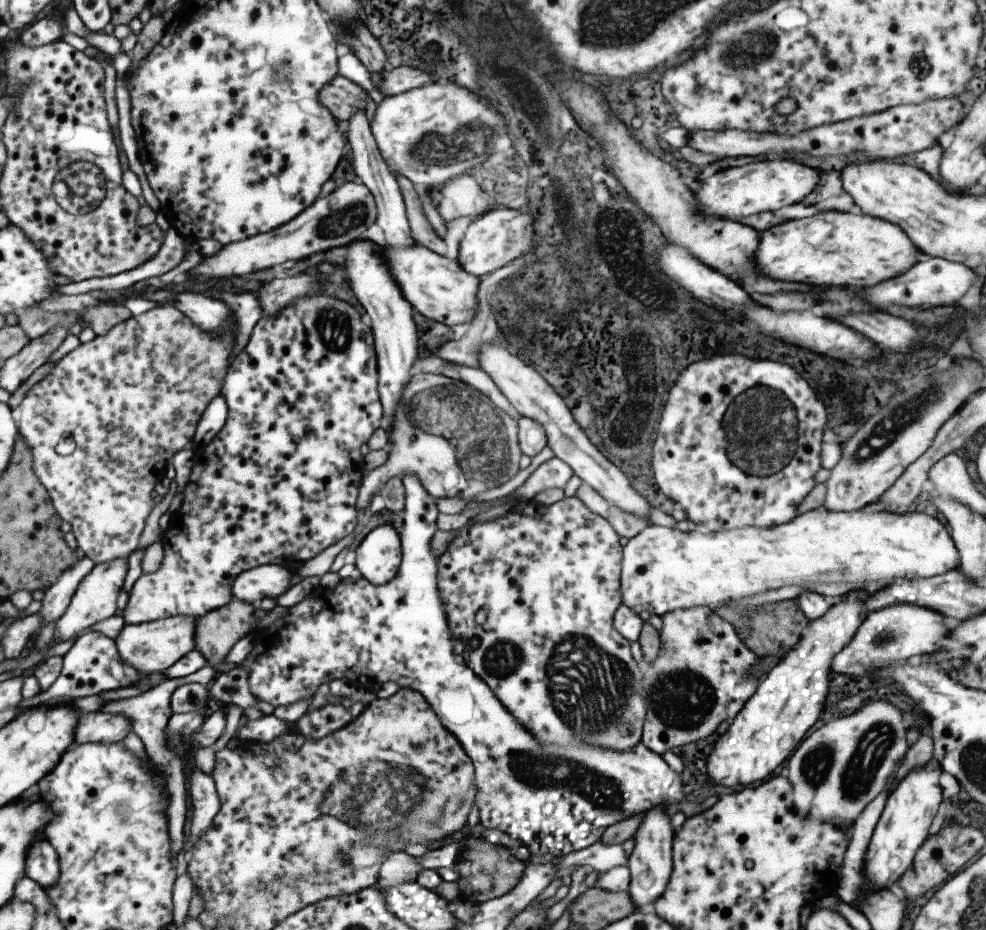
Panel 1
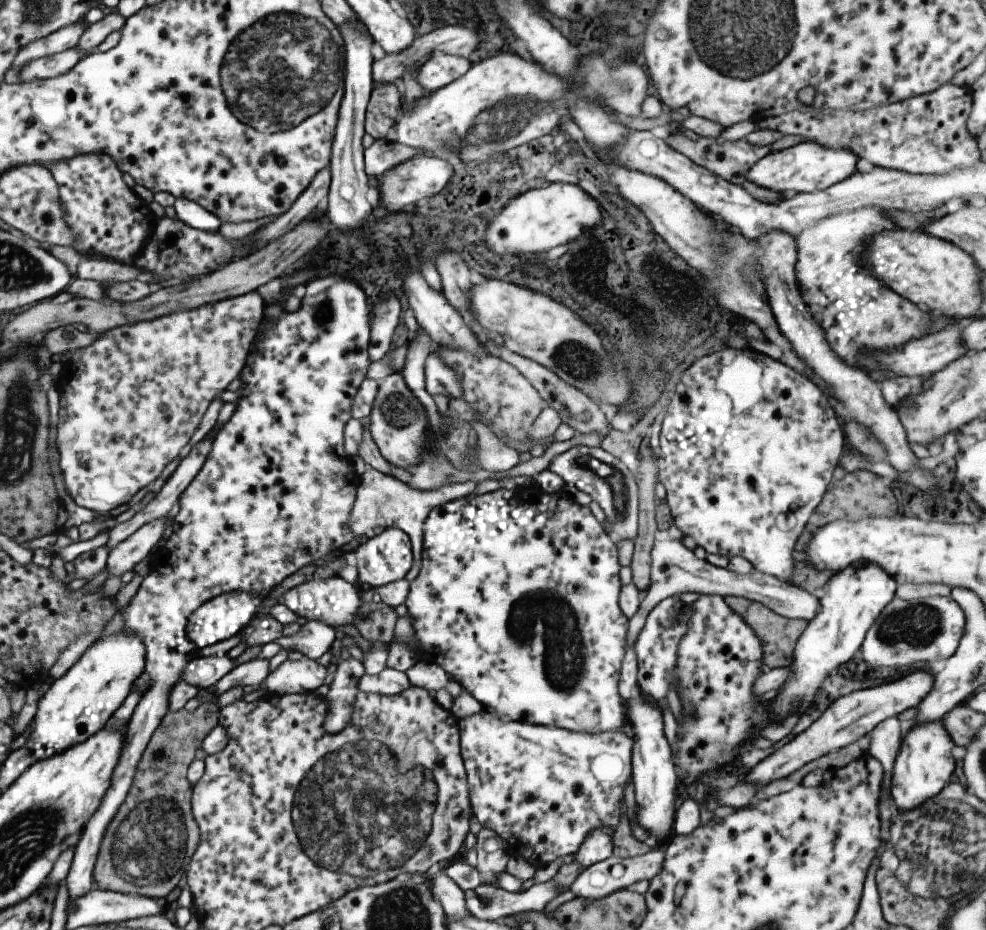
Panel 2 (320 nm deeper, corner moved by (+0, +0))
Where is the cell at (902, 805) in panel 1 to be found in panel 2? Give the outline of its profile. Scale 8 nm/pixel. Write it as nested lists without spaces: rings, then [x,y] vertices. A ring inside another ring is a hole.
[[[941,720],[908,727],[892,764],[889,786],[889,797],[898,811],[916,810],[925,799],[935,796],[947,784],[954,768],[954,759],[951,757],[953,746],[954,742],[945,732]]]

